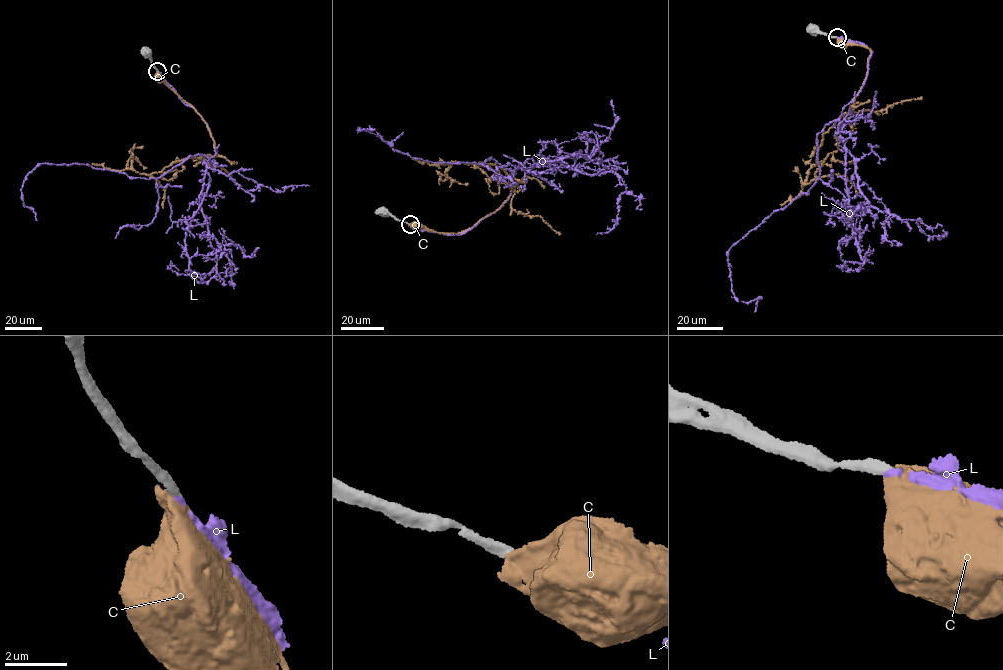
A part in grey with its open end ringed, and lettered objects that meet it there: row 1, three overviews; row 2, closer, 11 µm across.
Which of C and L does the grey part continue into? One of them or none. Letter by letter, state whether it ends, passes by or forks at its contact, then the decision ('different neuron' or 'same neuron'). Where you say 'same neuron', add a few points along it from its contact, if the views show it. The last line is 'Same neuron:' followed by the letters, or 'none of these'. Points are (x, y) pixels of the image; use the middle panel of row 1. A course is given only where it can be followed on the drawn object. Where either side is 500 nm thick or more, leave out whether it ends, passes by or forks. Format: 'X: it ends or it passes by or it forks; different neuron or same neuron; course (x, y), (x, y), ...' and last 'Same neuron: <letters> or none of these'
C: different neuron
L: it ends; same neuron; course (409, 224), (461, 234), (506, 201), (516, 173), (491, 157), (410, 156), (358, 130), (390, 142), (403, 132)
Same neuron: L

